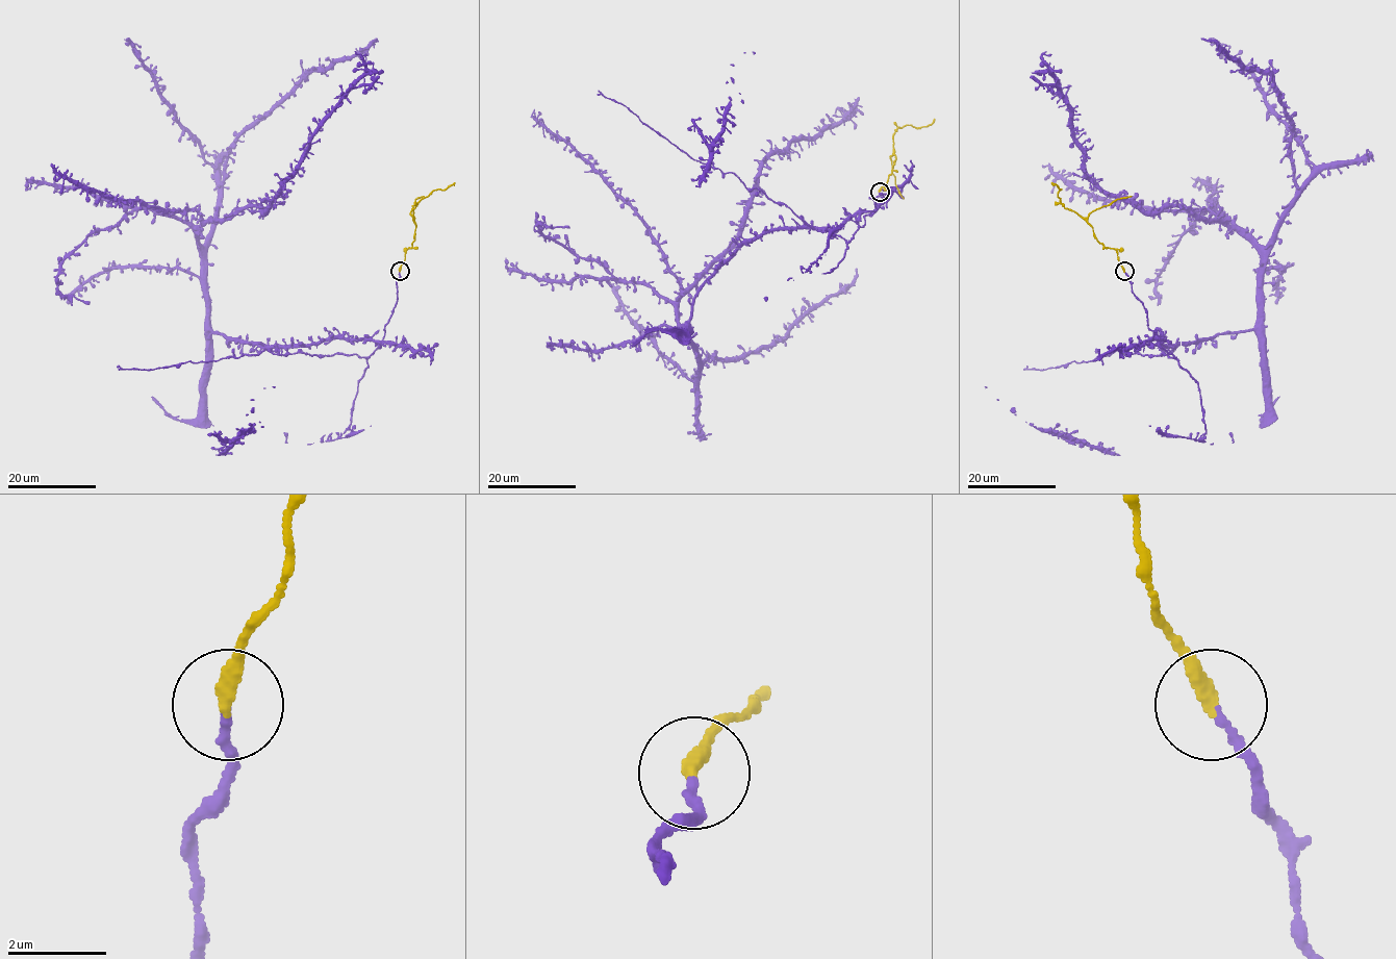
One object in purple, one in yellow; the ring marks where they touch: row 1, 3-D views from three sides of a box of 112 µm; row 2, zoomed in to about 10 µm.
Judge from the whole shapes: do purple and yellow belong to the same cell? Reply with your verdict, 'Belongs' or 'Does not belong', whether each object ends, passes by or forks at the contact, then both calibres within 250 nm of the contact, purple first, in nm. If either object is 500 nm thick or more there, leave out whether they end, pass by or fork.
Belongs. At the ring purple ends. At the ring yellow ends. Thickness 170 nm (purple) against 360 nm

